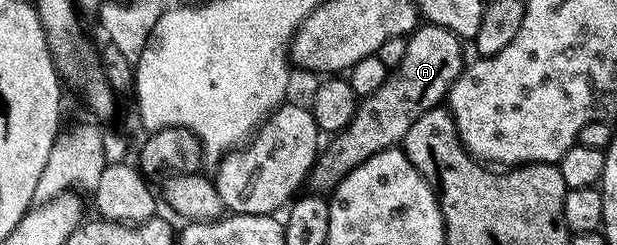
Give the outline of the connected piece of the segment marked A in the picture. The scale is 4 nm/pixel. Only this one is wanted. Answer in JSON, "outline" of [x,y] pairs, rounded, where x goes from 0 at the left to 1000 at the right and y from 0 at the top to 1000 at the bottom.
{"outline":[[[677,98],[660,151],[660,208],[653,257],[634,286],[630,318],[600,396],[583,400],[575,469],[561,527],[554,527],[525,596],[504,710],[506,767],[527,796],[549,751],[582,665],[601,649],[622,608],[648,596],[656,571],[666,502],[695,445],[707,445],[728,392],[728,359],[747,302],[749,155],[739,151],[710,102]]]}

